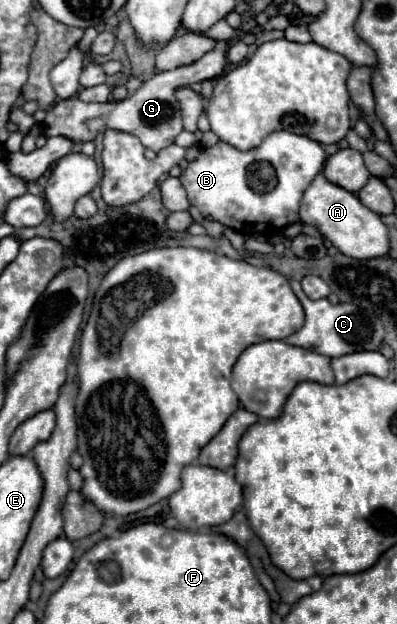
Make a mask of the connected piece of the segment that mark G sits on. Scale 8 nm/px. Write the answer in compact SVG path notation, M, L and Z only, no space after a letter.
M218 40L214 50L204 54L200 60L188 66L174 68L170 72L158 72L150 80L146 80L134 96L120 100L120 102L104 102L104 104L94 104L94 102L82 102L76 96L66 98L62 102L56 102L50 110L46 110L46 118L42 122L42 134L44 136L68 136L74 142L86 142L94 140L100 130L114 128L122 132L132 132L140 138L140 142L150 148L152 152L158 152L172 144L176 136L182 130L182 118L180 110L172 110L172 92L182 86L190 86L196 82L202 82L206 78L216 78L224 72L226 66L226 50L230 42Z

